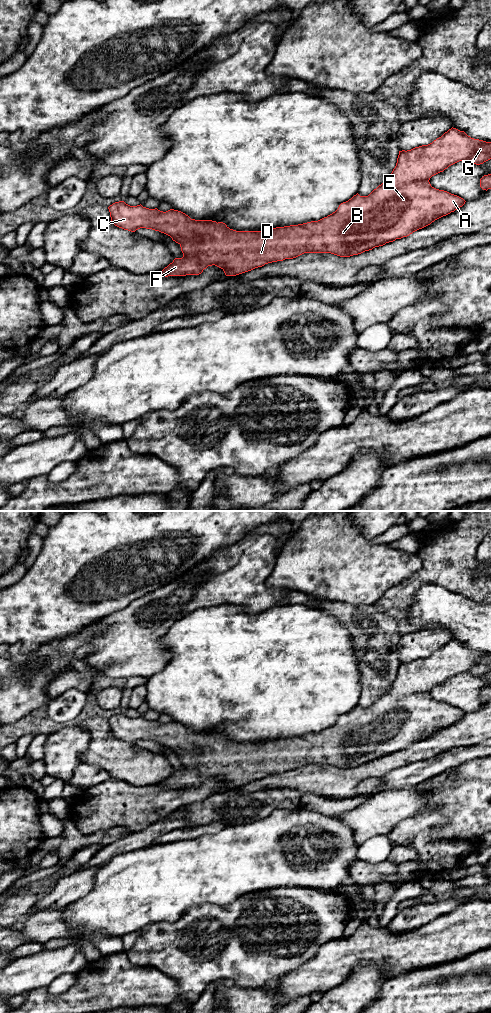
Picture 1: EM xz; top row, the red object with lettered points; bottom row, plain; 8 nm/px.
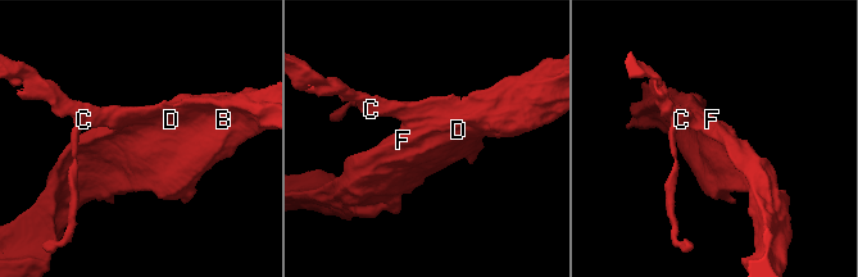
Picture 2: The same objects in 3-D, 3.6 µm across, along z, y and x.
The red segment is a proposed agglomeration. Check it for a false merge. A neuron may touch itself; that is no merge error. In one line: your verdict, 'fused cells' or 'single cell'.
single cell

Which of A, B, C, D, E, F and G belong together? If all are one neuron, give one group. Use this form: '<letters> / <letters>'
A B C D E F G

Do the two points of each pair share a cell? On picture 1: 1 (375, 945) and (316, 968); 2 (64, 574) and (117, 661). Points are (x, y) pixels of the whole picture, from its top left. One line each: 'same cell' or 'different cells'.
1: same cell
2: different cells

